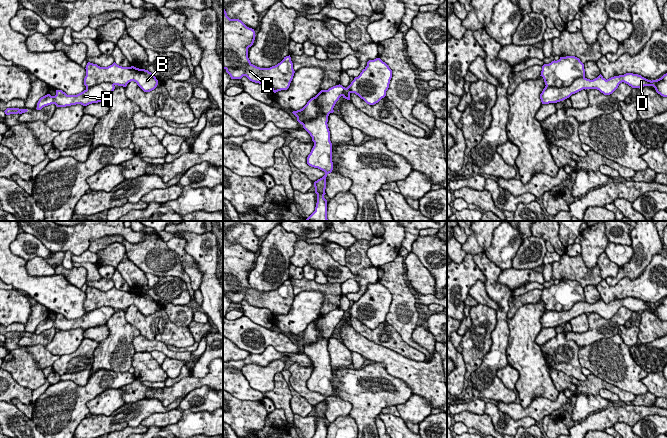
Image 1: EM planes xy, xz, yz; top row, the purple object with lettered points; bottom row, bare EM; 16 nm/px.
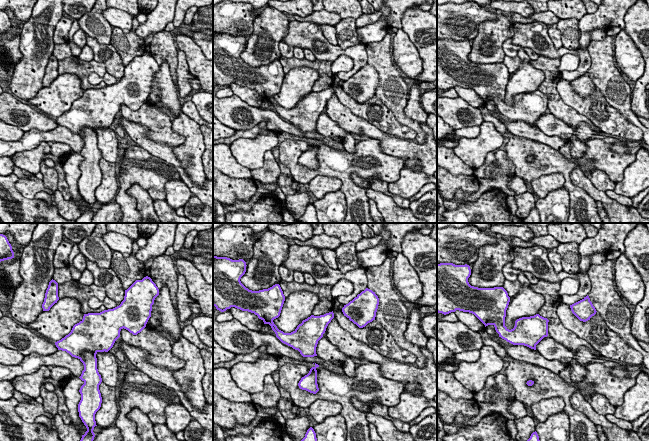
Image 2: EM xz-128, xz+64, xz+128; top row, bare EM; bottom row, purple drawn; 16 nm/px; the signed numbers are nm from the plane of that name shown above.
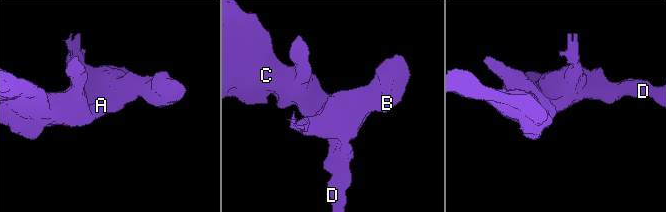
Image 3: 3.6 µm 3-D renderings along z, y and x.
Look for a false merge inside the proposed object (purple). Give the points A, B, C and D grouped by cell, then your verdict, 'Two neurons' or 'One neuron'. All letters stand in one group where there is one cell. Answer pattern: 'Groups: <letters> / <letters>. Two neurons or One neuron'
Groups: A C D / B. Two neurons

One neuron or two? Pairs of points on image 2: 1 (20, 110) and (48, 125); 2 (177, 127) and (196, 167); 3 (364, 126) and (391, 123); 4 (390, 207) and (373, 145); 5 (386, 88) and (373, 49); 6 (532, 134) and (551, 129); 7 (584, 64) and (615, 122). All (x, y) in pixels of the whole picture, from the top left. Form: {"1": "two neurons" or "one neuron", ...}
{"1": "one neuron", "2": "one neuron", "3": "two neurons", "4": "two neurons", "5": "one neuron", "6": "two neurons", "7": "two neurons"}

